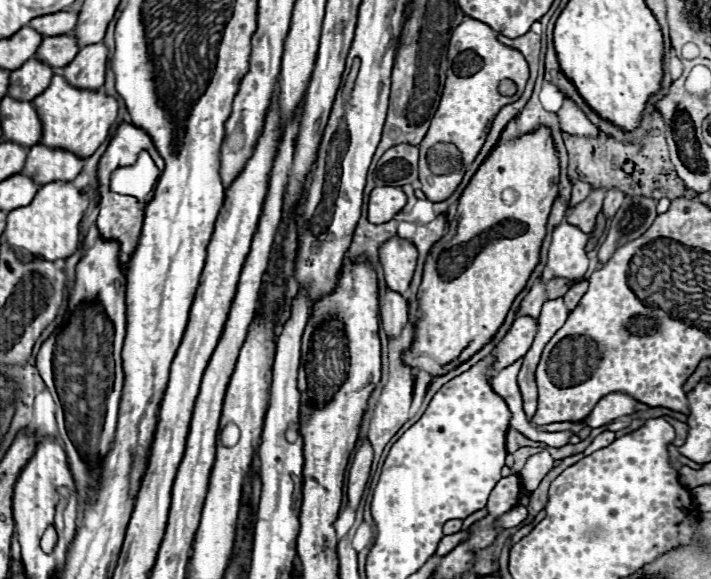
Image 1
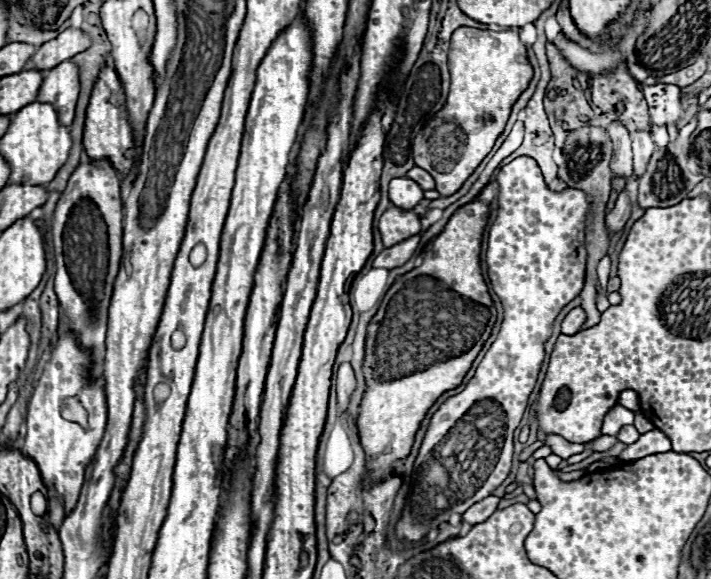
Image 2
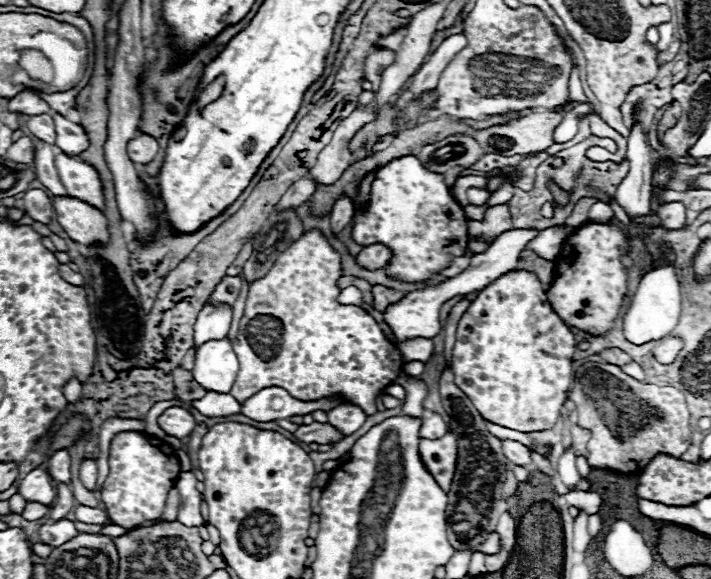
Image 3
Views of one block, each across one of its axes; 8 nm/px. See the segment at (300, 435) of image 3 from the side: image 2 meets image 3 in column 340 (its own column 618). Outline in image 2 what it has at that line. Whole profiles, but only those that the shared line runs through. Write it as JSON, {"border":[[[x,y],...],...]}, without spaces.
{"border":[[[624,426],[620,432],[618,432],[618,440],[620,442],[624,442],[624,444],[634,444],[636,440],[638,440],[638,436],[640,436],[640,432],[634,428],[634,426]]]}

